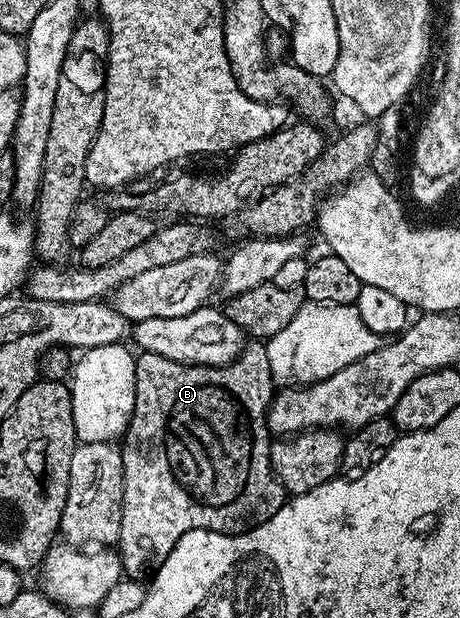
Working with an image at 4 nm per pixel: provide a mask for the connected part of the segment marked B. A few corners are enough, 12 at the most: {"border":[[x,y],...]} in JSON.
{"border":[[269,352],[140,353],[126,577],[283,507]]}

